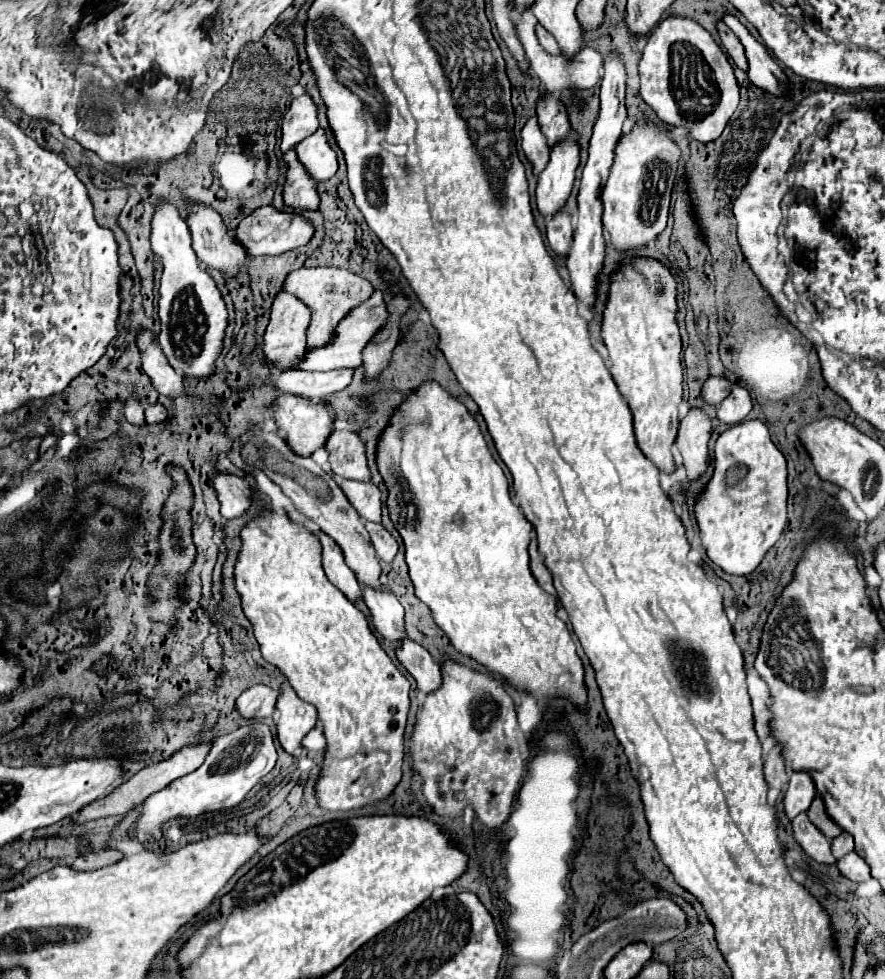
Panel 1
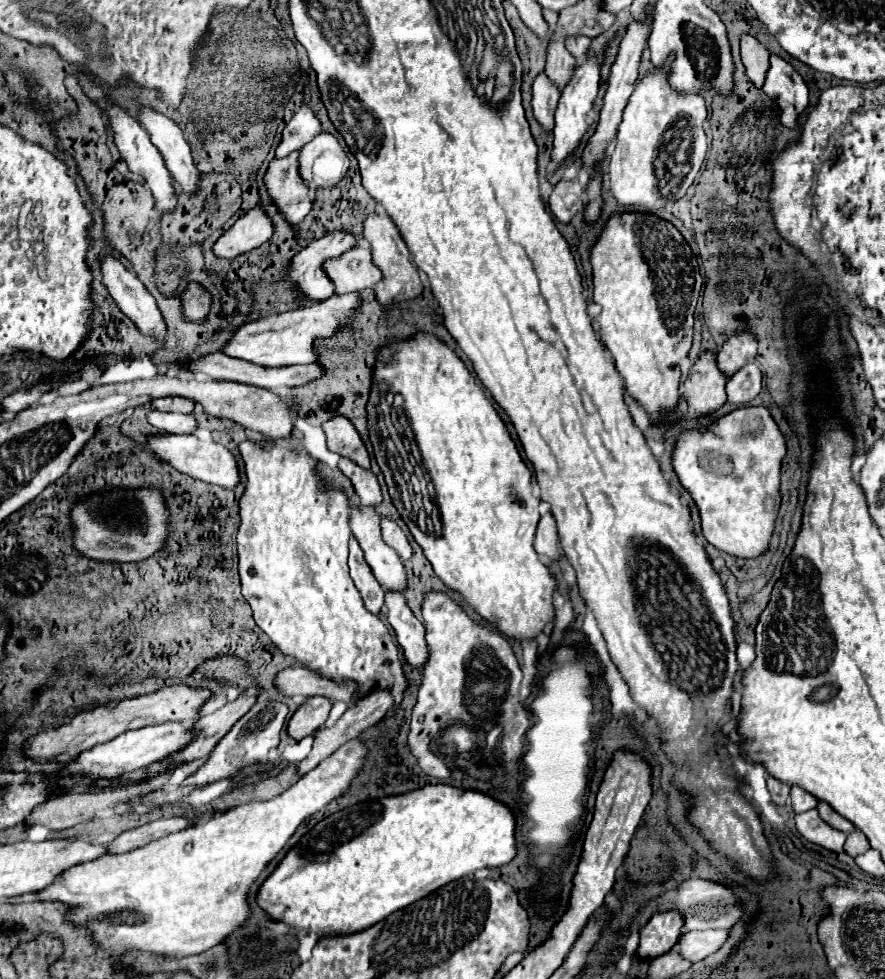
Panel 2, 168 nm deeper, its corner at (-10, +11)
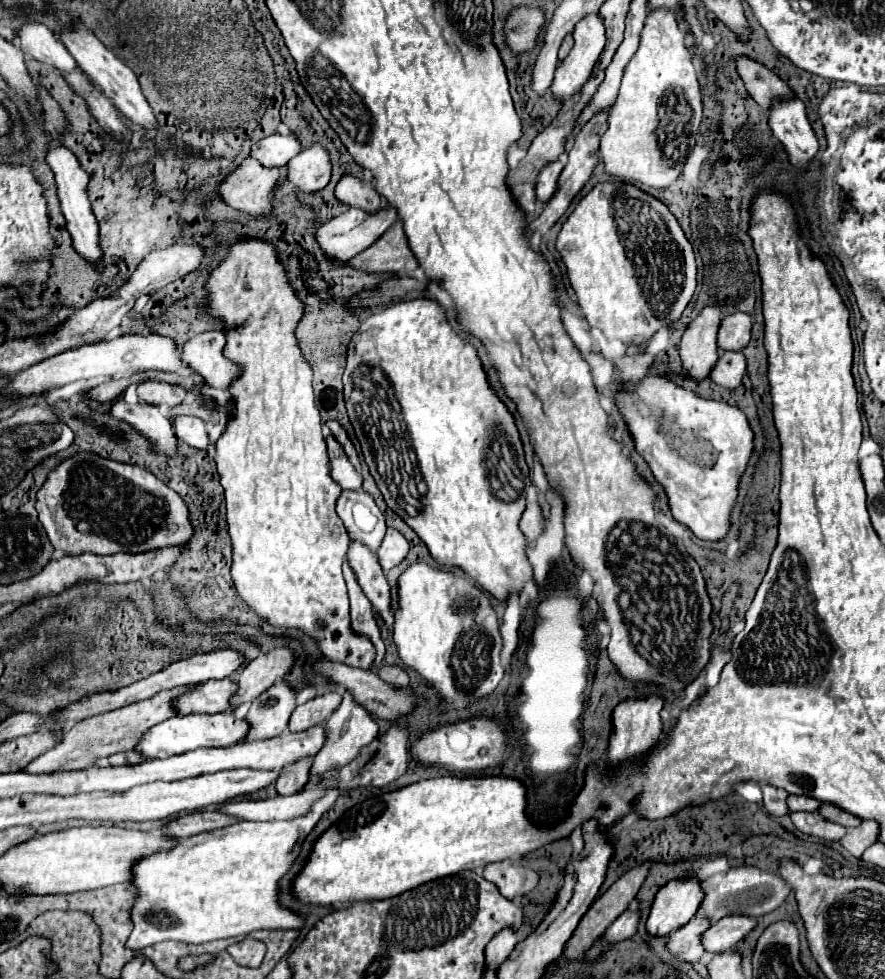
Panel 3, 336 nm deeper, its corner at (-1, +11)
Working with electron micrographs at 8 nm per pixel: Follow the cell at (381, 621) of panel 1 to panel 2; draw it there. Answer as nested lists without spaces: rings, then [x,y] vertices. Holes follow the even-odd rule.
[[[352,505],[350,511],[350,529],[360,549],[364,551],[364,559],[370,565],[374,577],[384,589],[402,589],[404,591],[404,565],[396,551],[382,541],[380,533],[380,513],[374,507]]]

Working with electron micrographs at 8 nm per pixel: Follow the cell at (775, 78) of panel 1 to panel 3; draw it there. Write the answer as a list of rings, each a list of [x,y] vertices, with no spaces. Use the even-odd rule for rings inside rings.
[[[791,97],[791,101],[771,101],[769,127],[789,153],[793,165],[805,167],[817,153],[817,139],[799,97]]]

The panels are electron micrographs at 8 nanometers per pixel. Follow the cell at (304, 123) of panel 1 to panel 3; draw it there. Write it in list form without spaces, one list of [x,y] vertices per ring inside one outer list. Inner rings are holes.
[[[275,133],[257,141],[251,149],[251,157],[255,157],[263,167],[285,167],[291,157],[301,153],[301,149],[303,145],[295,133]]]

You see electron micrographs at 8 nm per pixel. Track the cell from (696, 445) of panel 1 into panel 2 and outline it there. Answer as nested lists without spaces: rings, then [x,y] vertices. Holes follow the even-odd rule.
[[[702,351],[682,383],[682,395],[696,413],[708,415],[726,403],[724,385],[726,377],[716,365],[716,355]]]

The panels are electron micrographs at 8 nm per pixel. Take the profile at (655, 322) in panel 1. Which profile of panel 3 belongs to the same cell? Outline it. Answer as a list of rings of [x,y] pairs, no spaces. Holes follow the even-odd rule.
[[[617,179],[595,185],[579,201],[575,211],[563,223],[557,237],[557,249],[567,265],[571,287],[577,293],[577,303],[587,323],[601,329],[609,341],[619,339],[625,347],[643,349],[663,325],[677,323],[695,293],[695,255],[677,219],[659,199]]]

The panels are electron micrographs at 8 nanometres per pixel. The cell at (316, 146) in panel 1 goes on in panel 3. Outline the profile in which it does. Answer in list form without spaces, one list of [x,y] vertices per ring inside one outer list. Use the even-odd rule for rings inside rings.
[[[313,143],[311,147],[303,149],[287,163],[287,179],[297,185],[303,193],[321,191],[327,187],[331,177],[331,159],[327,149],[321,143]]]

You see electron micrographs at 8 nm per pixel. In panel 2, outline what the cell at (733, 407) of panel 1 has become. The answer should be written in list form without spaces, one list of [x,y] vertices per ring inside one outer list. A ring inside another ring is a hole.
[[[756,363],[744,365],[726,383],[728,401],[734,405],[750,403],[760,393],[760,389],[762,389],[762,373]]]

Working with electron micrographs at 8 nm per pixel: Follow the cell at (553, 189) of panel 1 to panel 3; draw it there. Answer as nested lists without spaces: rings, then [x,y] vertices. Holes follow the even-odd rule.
[[[599,13],[583,17],[575,27],[573,37],[575,45],[555,69],[555,77],[551,83],[553,97],[559,103],[581,93],[605,47],[605,27]]]

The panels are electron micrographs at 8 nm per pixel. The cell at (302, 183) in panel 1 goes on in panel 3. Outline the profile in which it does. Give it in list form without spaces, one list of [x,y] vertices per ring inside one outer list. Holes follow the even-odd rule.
[[[253,157],[245,159],[219,187],[219,193],[233,209],[251,217],[271,217],[273,189],[279,183],[279,169],[267,169]]]

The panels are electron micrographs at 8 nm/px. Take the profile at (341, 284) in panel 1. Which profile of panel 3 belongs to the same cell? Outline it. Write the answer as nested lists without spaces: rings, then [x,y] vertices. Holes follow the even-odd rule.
[[[397,221],[393,229],[387,229],[375,245],[371,245],[367,251],[357,253],[351,257],[347,267],[363,273],[397,273],[397,275],[409,275],[417,269],[417,259],[413,257],[407,239],[403,235],[403,225]]]

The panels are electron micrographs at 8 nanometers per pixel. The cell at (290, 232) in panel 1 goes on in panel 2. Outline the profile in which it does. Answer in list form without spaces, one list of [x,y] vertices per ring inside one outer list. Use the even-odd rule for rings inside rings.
[[[254,207],[222,233],[212,247],[212,253],[222,259],[232,259],[234,255],[260,247],[260,243],[268,241],[268,237],[272,237],[272,223],[262,209]]]

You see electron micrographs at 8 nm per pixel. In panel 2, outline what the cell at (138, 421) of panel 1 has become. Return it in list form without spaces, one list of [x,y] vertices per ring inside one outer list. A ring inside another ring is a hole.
[[[152,411],[148,415],[148,421],[162,431],[174,433],[174,435],[190,435],[198,429],[198,421],[193,414],[167,413]]]

